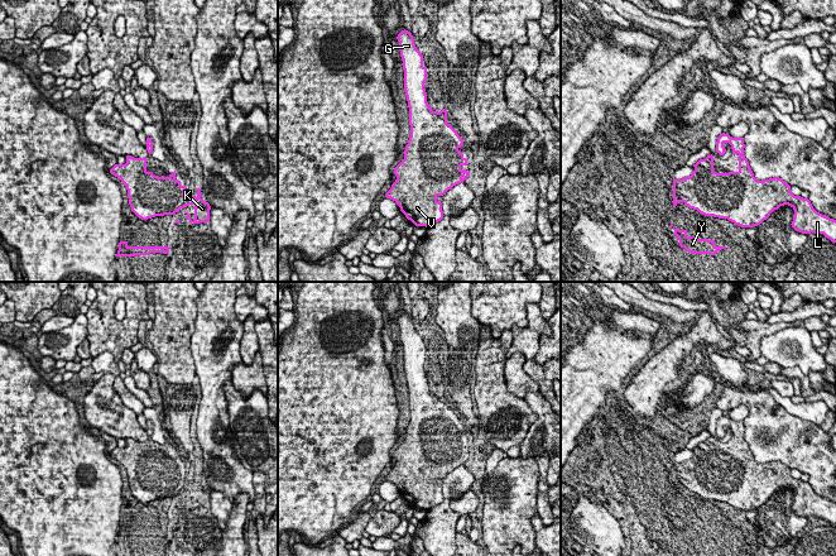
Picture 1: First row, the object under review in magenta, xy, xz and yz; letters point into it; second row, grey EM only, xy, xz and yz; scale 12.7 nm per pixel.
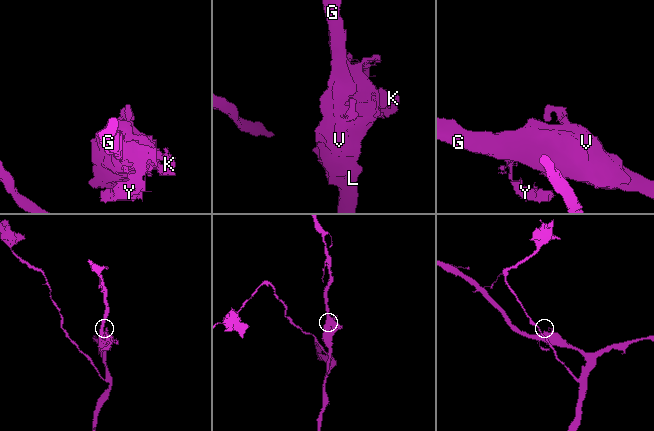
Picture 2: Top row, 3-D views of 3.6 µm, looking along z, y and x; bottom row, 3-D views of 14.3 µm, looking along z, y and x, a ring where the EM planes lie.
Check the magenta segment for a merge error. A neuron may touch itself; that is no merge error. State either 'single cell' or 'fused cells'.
single cell

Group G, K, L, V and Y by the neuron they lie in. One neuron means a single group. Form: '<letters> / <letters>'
G K L V Y

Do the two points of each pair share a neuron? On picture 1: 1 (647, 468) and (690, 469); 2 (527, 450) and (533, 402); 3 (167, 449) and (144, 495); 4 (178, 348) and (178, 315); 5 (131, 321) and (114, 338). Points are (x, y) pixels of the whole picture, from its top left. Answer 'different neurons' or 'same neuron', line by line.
1: different neurons
2: same neuron
3: same neuron
4: same neuron
5: same neuron

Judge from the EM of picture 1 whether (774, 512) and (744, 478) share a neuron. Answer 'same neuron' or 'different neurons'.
different neurons

